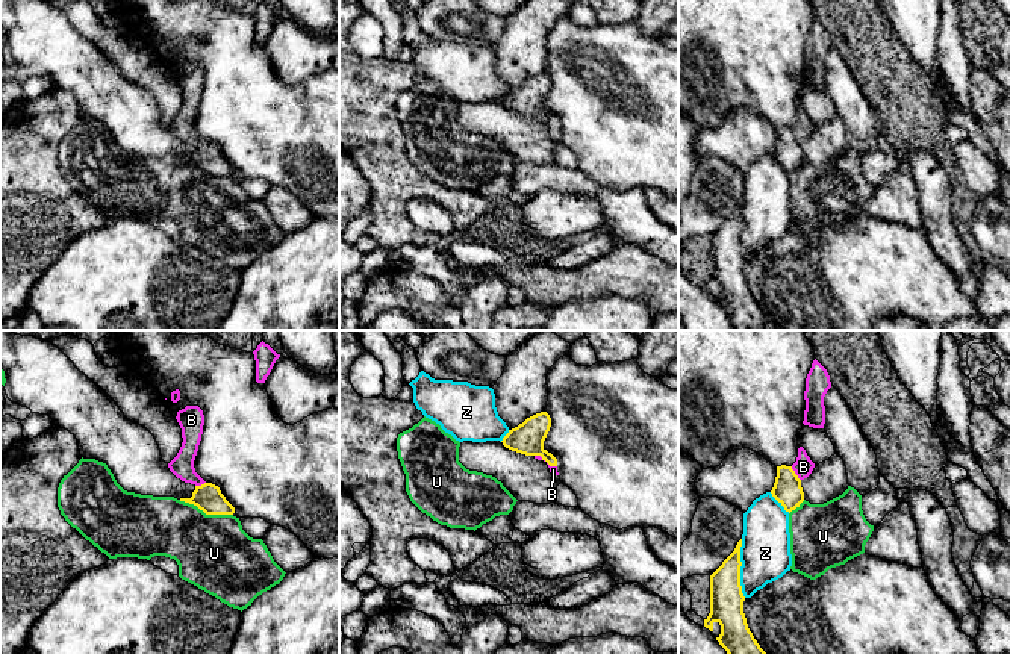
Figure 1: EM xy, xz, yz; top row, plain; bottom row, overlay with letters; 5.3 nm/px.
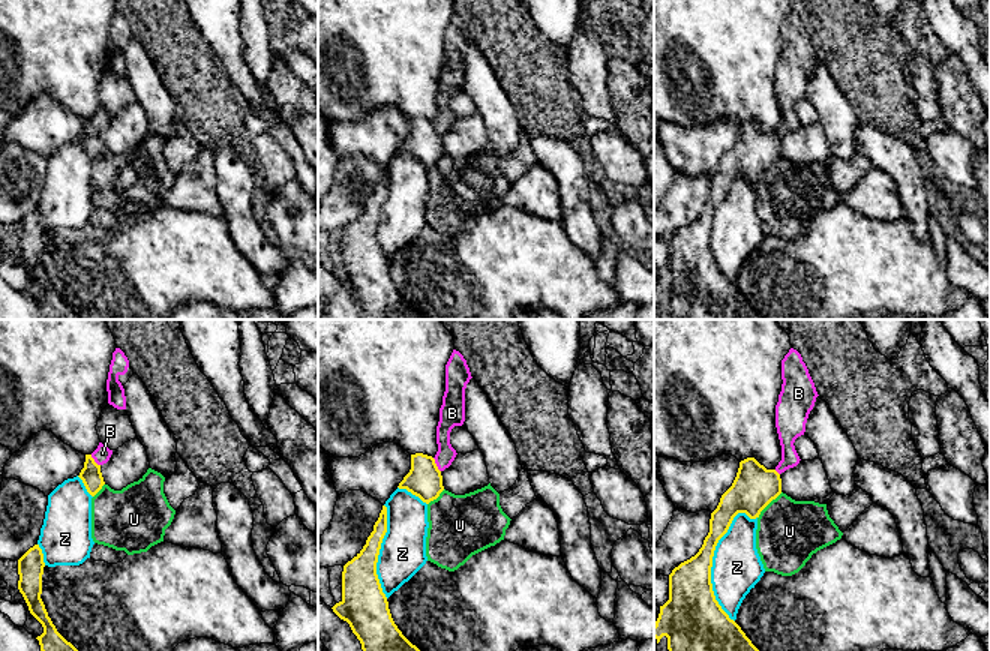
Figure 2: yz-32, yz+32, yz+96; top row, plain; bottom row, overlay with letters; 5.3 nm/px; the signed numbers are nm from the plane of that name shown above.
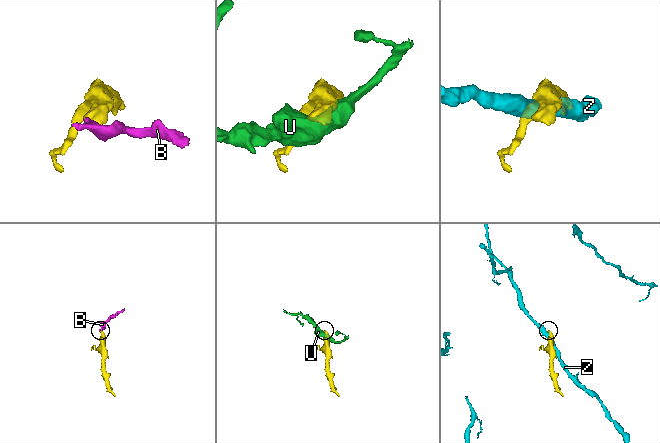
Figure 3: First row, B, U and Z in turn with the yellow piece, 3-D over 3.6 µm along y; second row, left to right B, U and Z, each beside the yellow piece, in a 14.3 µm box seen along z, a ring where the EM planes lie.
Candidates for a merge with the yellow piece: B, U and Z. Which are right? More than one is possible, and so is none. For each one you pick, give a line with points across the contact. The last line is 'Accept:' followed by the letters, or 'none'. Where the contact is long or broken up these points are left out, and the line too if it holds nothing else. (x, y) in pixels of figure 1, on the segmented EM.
B: runs through yz (788, 491), (788, 482), (795, 474), (803, 467)
Accept: B

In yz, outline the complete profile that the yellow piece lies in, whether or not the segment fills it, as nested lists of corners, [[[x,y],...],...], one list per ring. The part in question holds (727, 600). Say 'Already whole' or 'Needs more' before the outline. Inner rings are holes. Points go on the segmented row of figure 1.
Already whole. [[[742,539],[710,575],[710,613],[704,619],[704,627],[713,631],[715,622],[721,625],[716,640],[727,654],[766,654],[750,631],[743,613],[740,547]]]

